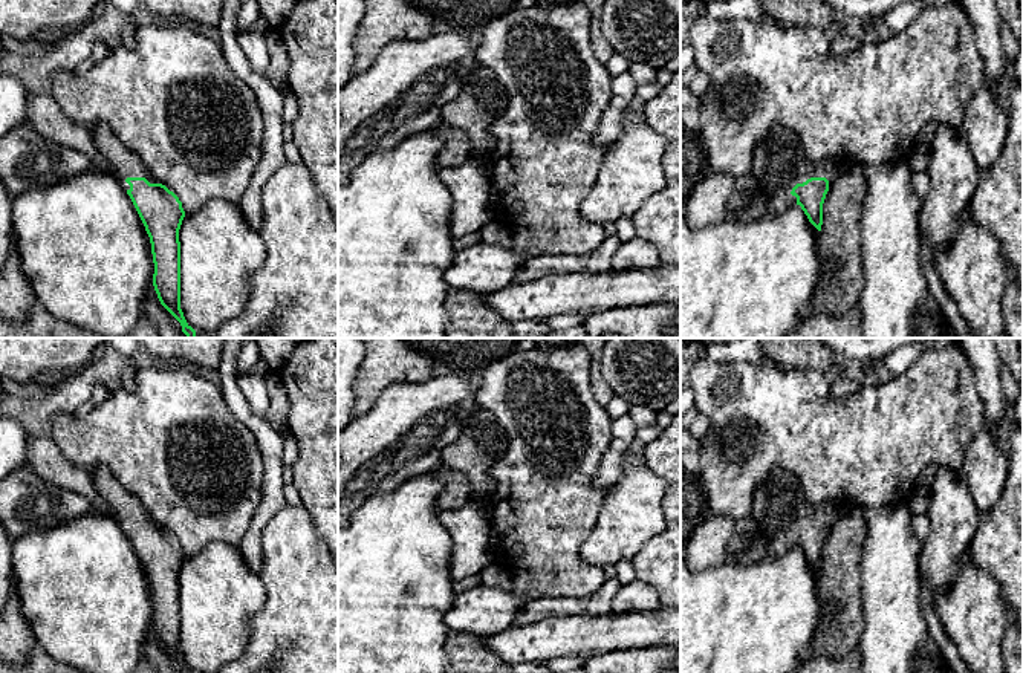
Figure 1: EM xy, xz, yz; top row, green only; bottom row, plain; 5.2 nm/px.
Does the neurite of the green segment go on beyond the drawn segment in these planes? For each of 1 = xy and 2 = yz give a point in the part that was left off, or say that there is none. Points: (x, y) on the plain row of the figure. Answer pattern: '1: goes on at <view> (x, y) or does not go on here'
1: goes on at xy (121, 505)
2: goes on at yz (780, 505)

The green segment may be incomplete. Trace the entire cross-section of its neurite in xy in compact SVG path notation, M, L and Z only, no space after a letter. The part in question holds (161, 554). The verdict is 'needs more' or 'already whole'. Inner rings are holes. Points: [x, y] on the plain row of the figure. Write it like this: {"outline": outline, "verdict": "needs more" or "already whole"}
{"outline": "M109 467L92 468L89 473L107 503L106 514L127 534L150 580L153 629L161 647L180 665L182 673L194 673L180 652L182 545L124 488Z", "verdict": "needs more"}

